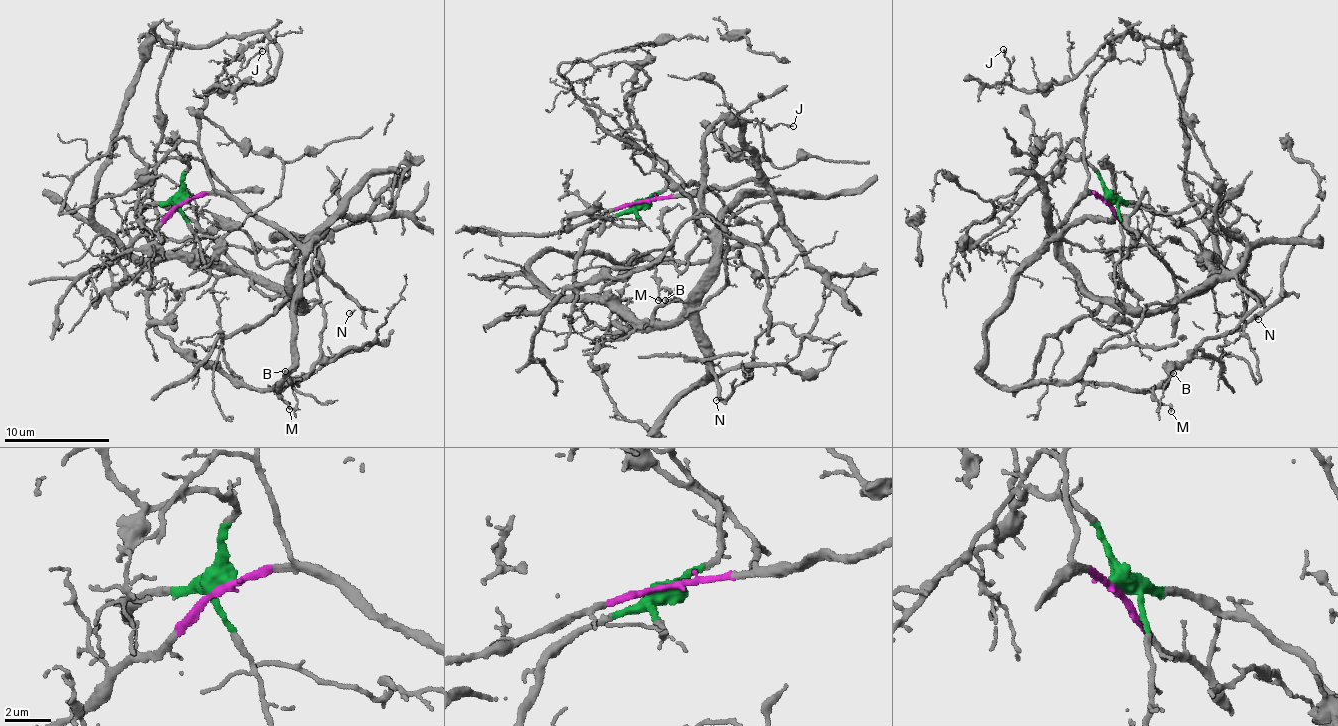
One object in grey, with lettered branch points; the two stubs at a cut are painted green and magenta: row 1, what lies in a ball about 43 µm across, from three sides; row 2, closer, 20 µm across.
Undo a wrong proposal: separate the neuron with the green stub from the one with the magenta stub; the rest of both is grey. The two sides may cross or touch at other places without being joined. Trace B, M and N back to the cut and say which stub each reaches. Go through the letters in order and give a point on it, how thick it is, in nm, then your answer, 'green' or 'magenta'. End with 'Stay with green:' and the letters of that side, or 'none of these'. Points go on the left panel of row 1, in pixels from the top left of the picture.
B: (285, 371) | 130 nm | magenta
M: (289, 409) | 140 nm | magenta
N: (349, 313) | 90 nm | green
Stay with green: N

